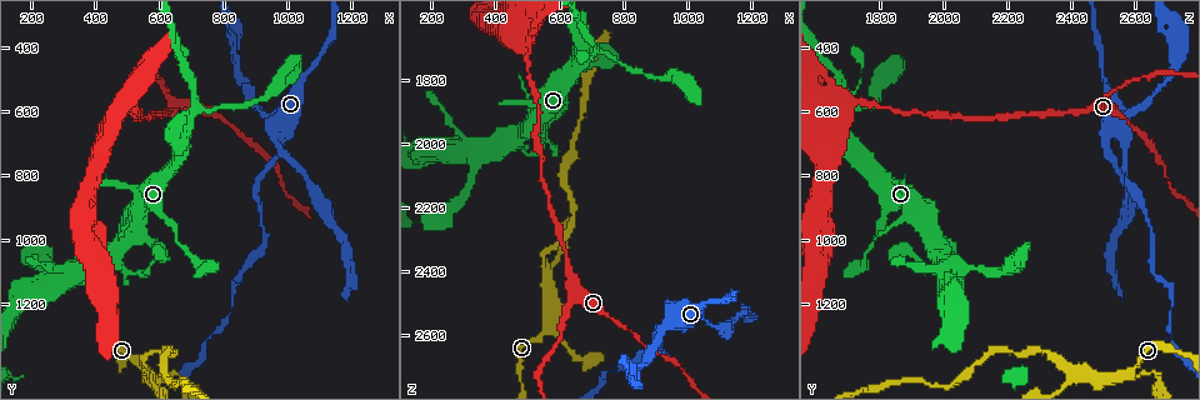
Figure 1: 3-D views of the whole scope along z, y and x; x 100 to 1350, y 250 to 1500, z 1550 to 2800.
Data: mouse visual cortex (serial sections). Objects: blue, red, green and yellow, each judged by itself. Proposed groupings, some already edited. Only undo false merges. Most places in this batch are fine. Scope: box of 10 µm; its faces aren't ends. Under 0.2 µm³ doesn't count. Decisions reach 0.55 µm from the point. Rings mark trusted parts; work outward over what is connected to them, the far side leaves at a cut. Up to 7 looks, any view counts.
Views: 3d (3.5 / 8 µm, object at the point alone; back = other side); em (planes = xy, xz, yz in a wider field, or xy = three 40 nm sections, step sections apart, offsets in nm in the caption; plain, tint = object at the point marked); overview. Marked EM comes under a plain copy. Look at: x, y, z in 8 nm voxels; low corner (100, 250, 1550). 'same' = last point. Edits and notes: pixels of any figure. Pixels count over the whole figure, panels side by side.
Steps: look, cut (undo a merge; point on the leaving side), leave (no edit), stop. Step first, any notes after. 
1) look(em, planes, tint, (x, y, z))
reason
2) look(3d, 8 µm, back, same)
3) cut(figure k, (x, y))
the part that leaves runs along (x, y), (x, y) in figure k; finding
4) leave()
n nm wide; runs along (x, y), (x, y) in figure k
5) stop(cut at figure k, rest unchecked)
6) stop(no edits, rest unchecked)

look(3d, 3.5 µm, back, (710, 590, 1690))
sharp bend

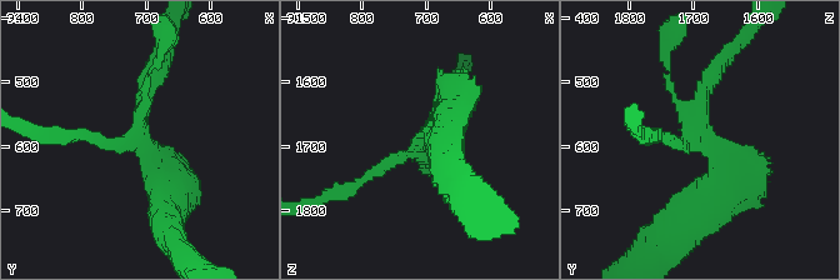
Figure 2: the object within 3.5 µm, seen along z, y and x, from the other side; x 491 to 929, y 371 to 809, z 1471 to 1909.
look(em, xy, step 2, tint, (705, 585, 1690))

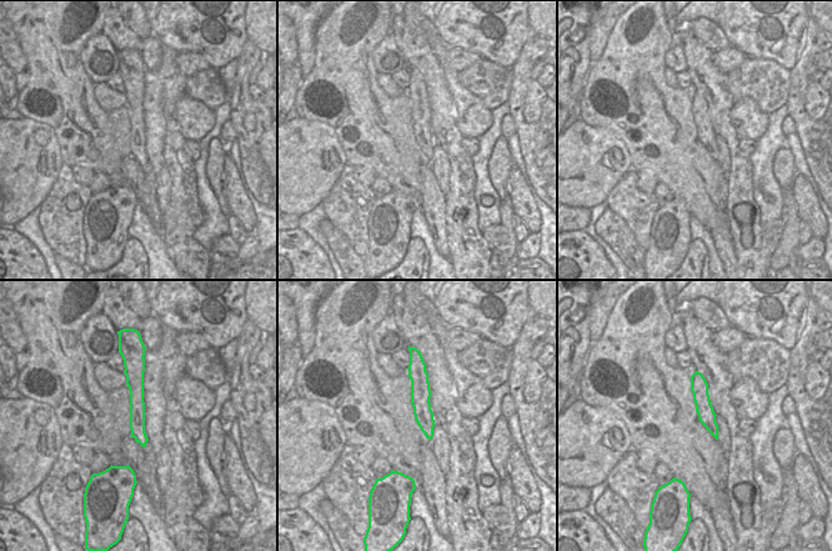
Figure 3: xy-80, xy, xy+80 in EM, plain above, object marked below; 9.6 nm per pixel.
look(em, xy, step 1, tint, same)
another direction

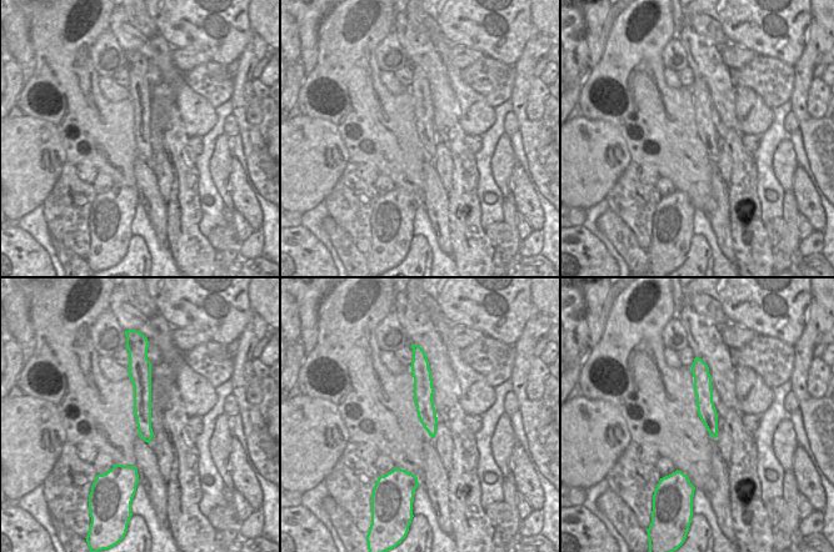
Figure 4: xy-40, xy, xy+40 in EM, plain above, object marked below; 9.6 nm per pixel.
leave()
runs along (163, 200), (144, 135), (75, 135) in figure 2; all the same cell

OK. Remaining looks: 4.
look(3d, 3.5 µm, (750, 1310, 2710))
thin neck

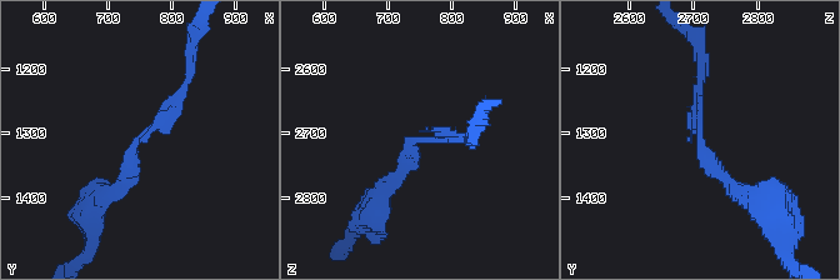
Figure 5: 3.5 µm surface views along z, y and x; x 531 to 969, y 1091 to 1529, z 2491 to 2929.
look(em, planes, tint, (755, 1300, 2710))
arms of 100, 200 nm; now the EM

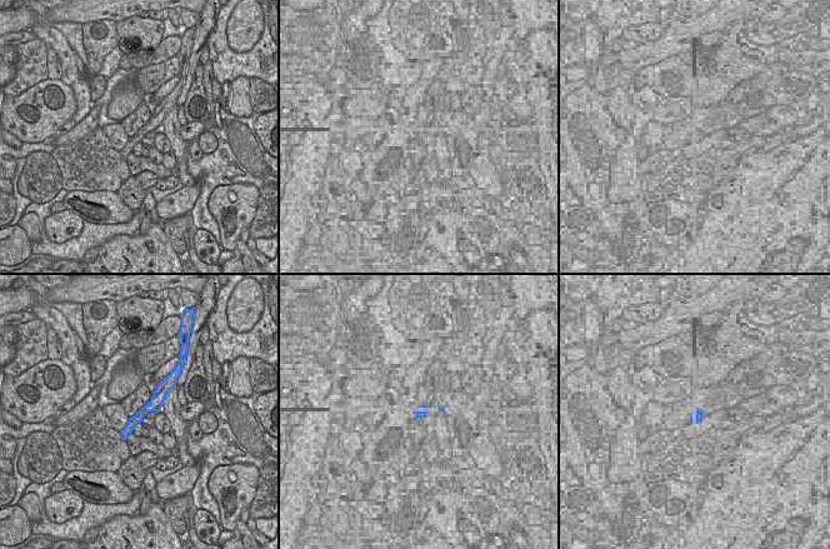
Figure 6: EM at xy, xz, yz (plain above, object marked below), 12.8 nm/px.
look(em, xy, step 3, tint, same)

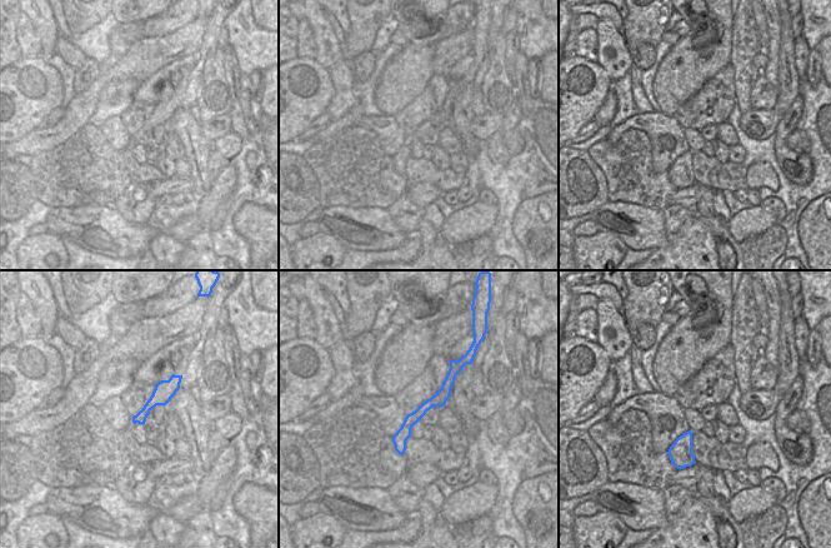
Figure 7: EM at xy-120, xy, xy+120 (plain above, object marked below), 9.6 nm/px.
leave()
all the same cell

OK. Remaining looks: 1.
stop(no edits, rest unchecked)

